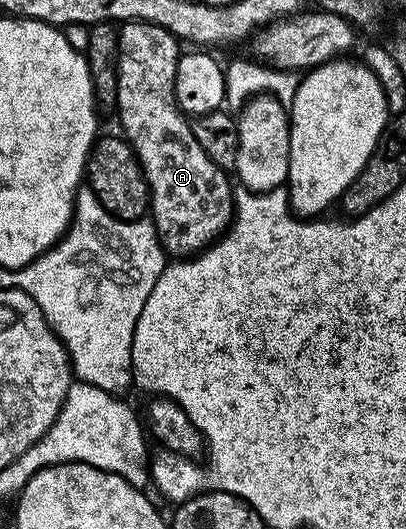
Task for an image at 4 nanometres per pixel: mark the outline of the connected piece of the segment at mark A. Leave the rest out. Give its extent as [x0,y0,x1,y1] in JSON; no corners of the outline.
[116,22,234,260]

